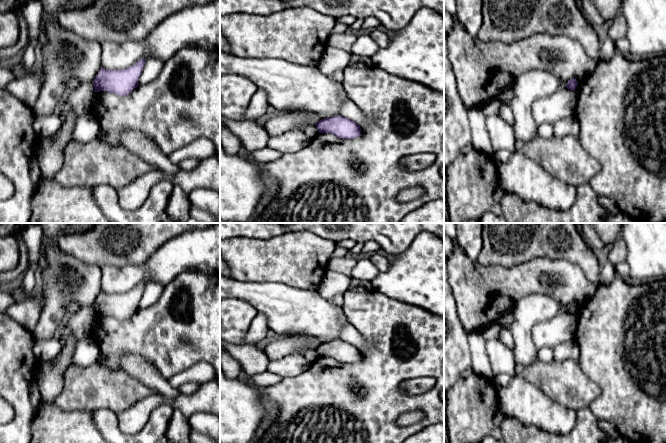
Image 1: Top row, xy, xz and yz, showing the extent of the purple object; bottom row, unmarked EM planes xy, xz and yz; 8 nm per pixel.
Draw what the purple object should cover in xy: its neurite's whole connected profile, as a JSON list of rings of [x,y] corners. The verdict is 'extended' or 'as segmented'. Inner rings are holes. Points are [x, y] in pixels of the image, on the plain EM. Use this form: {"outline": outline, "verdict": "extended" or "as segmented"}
{"outline": [[[141,283],[123,294],[101,292],[93,305],[95,316],[106,315],[118,320],[128,319],[139,309],[138,304],[145,286],[145,283]]], "verdict": "as segmented"}

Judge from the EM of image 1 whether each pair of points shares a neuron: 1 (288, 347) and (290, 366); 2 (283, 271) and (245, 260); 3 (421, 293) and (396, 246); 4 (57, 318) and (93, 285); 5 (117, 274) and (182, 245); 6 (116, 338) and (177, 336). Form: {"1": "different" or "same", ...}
{"1": "different", "2": "same", "3": "different", "4": "same", "5": "same", "6": "same"}

